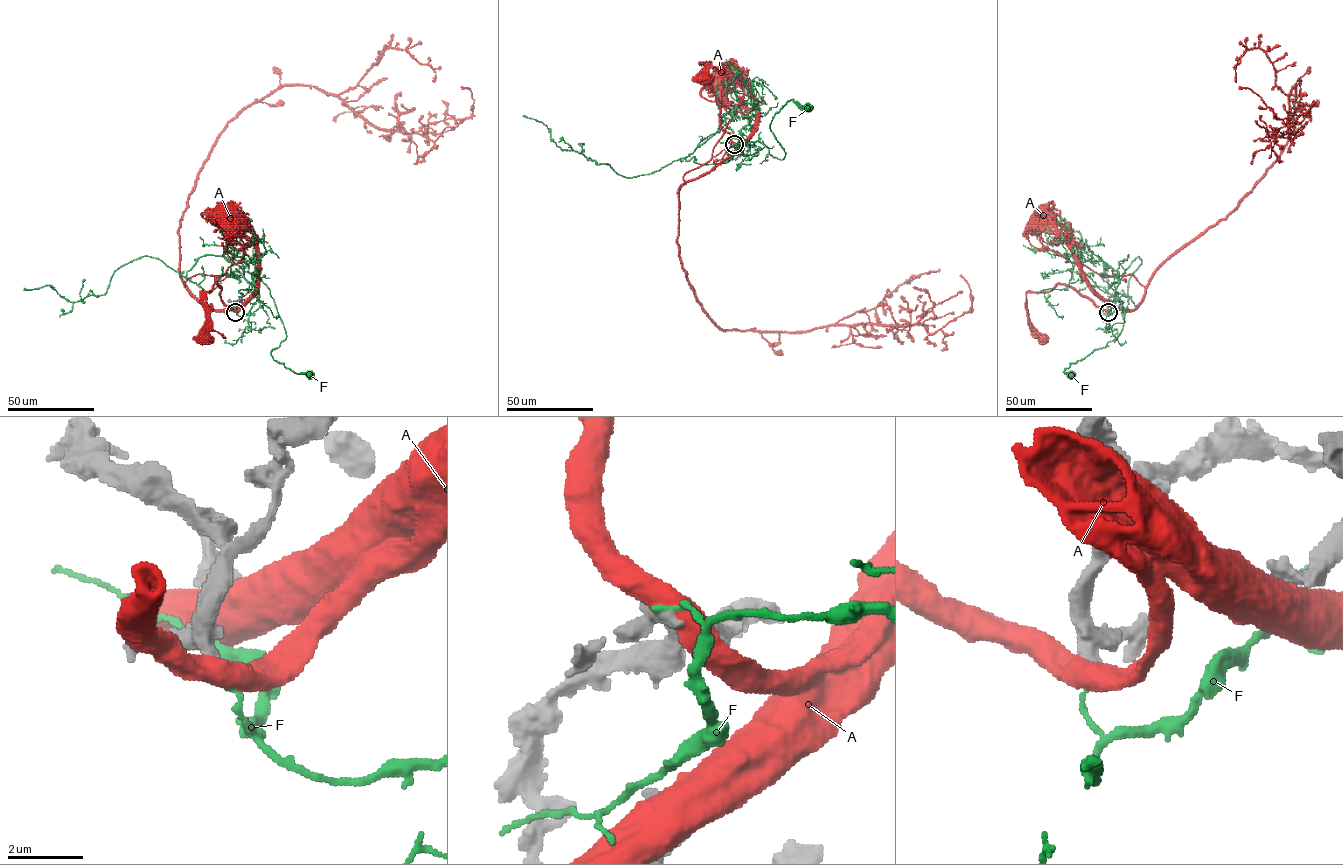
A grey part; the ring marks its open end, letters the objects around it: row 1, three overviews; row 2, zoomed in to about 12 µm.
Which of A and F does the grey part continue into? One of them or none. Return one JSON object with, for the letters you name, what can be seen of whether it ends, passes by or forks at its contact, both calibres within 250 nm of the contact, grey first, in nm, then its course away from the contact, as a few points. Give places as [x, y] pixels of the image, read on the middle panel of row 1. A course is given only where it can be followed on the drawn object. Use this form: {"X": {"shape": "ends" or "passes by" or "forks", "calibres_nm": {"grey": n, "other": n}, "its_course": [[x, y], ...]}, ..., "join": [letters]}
{"join": []}

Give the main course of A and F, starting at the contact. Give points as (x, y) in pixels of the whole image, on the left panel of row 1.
A: (235, 311), (221, 300), (221, 287), (215, 284), (203, 295), (203, 339)
F: (235, 312), (260, 306), (249, 272), (266, 285), (285, 332), (272, 358), (309, 374)

